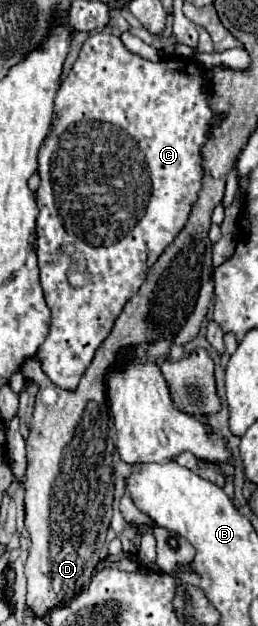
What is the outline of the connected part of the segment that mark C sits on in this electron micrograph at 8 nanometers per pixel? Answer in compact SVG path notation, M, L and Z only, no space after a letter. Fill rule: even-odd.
M98 32L98 34L92 34L84 42L84 46L78 54L78 60L74 62L70 74L64 78L64 82L60 84L60 88L56 92L50 132L48 132L44 144L40 146L40 154L38 154L38 174L42 178L42 184L36 192L36 202L38 202L38 208L40 208L40 216L38 216L38 222L36 222L38 266L40 266L42 288L44 288L44 294L46 294L46 304L52 312L52 324L50 324L50 332L48 332L44 344L38 348L36 358L42 362L42 370L48 374L48 378L54 384L58 384L60 388L74 390L78 386L84 370L88 368L88 364L94 358L94 352L98 350L98 346L104 342L104 338L112 330L112 324L116 322L116 316L122 312L128 298L132 298L138 292L140 284L144 282L144 276L148 274L148 268L158 260L160 252L164 252L164 248L178 236L180 228L184 228L184 224L188 220L190 208L196 202L196 196L198 196L198 190L200 190L200 180L202 180L200 148L208 138L210 124L214 124L214 120L216 120L214 112L208 106L210 90L206 90L206 88L208 88L206 78L202 76L202 70L194 60L190 60L190 58L166 58L162 62L150 62L150 60L144 60L144 58L132 54L130 50L126 50L118 36ZM64 242L74 242L76 252L68 254L62 248ZM74 258L88 258L90 280L82 288L72 288L68 284L68 278L66 278L68 268L70 268Z

